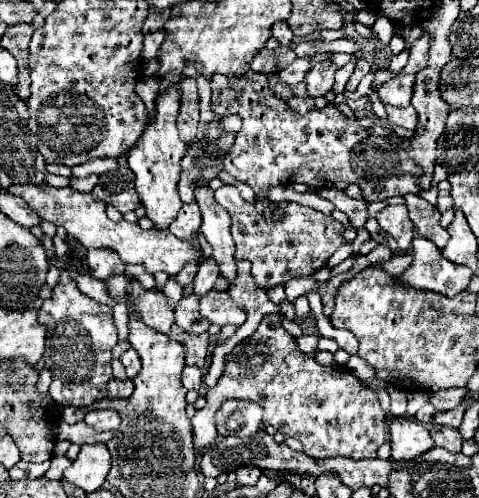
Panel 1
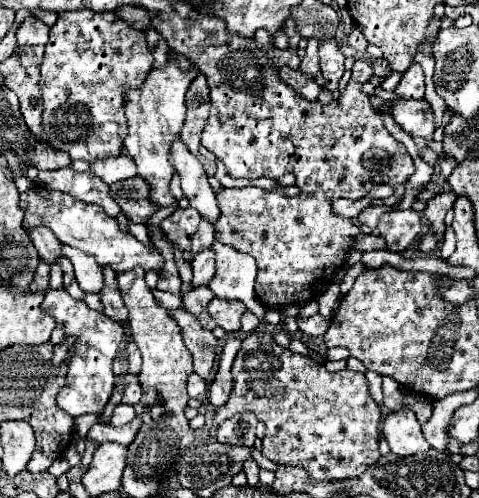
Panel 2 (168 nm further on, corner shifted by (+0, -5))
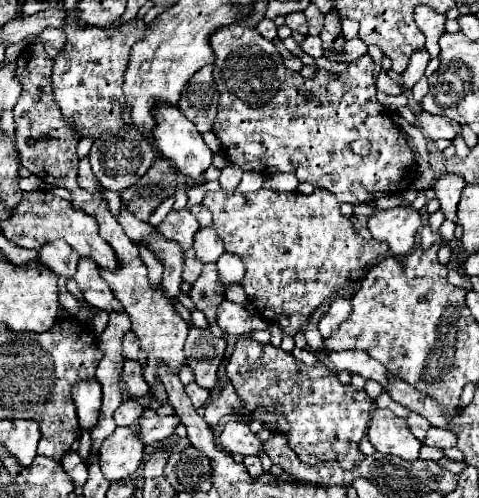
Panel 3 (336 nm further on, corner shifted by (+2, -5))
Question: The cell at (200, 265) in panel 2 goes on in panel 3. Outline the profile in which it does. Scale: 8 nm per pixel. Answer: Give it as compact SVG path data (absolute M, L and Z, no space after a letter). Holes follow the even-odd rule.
M206 227L196 233L194 251L196 251L196 259L208 265L220 259L220 255L224 253L224 245L220 243L220 237L216 235L216 231L212 231L212 227Z

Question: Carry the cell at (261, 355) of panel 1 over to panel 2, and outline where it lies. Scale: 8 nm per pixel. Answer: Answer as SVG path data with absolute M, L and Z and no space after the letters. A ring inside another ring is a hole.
M252 331L242 339L242 347L232 365L234 389L230 401L218 409L214 425L220 425L224 419L230 419L236 413L250 411L266 425L262 439L262 455L274 463L300 465L316 481L338 481L350 479L364 473L380 457L378 453L378 431L380 431L380 407L368 393L368 383L364 373L342 371L328 373L324 365L316 365L306 355L290 353L288 349L274 343L270 333Z

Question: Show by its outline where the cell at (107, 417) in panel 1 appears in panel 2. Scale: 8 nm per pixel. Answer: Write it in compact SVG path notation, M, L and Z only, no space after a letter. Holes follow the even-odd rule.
M122 403L122 405L118 405L118 407L114 409L112 419L110 419L110 425L114 425L114 427L118 427L118 425L126 425L126 423L130 423L134 417L136 417L134 407Z

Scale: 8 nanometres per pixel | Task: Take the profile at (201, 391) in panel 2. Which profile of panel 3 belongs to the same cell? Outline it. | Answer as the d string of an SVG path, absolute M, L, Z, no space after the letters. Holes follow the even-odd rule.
M190 383L190 385L186 385L186 393L188 393L188 397L192 399L192 405L194 407L204 407L206 403L208 403L208 397L210 397L210 393L208 391L204 391L204 387L200 387L198 383Z

